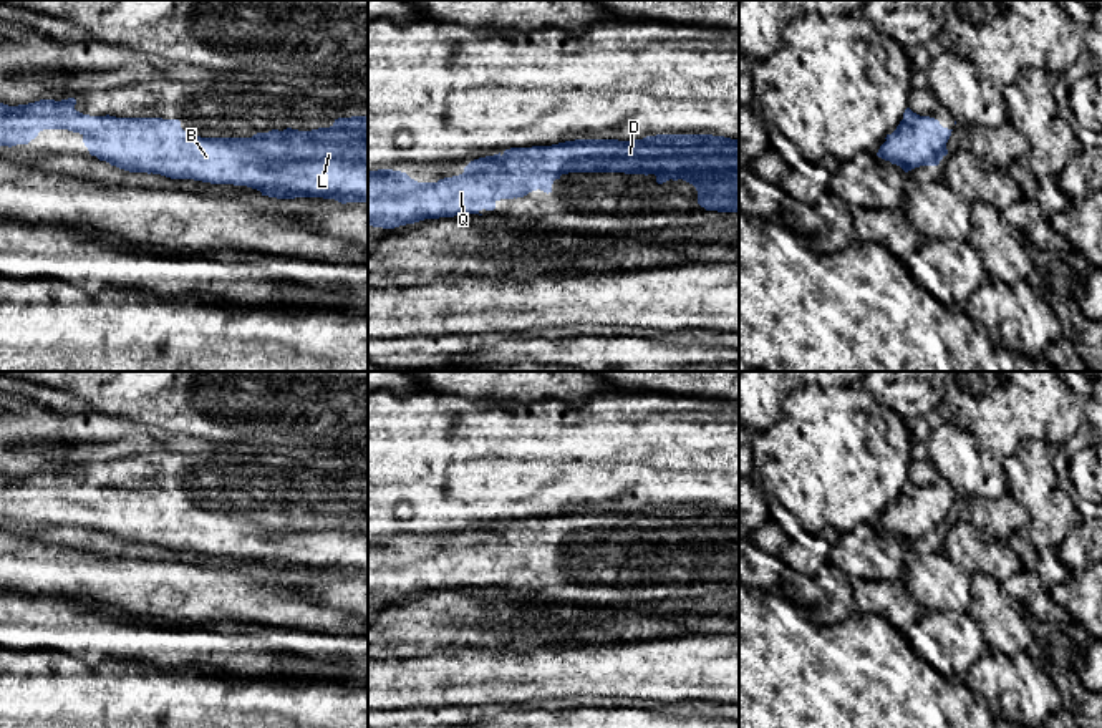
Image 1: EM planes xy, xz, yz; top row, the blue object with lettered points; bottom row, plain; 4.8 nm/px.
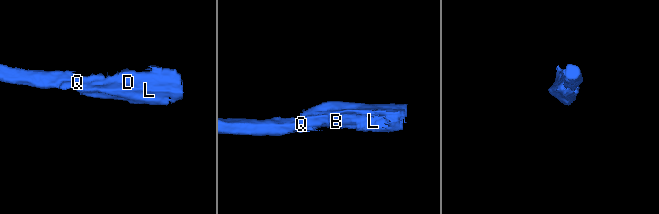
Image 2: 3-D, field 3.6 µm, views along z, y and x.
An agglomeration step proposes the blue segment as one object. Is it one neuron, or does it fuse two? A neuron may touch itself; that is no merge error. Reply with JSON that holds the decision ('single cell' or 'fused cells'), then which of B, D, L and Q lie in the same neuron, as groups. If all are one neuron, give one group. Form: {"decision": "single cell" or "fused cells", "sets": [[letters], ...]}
{"decision": "single cell", "sets": [["B", "D", "L", "Q"]]}

